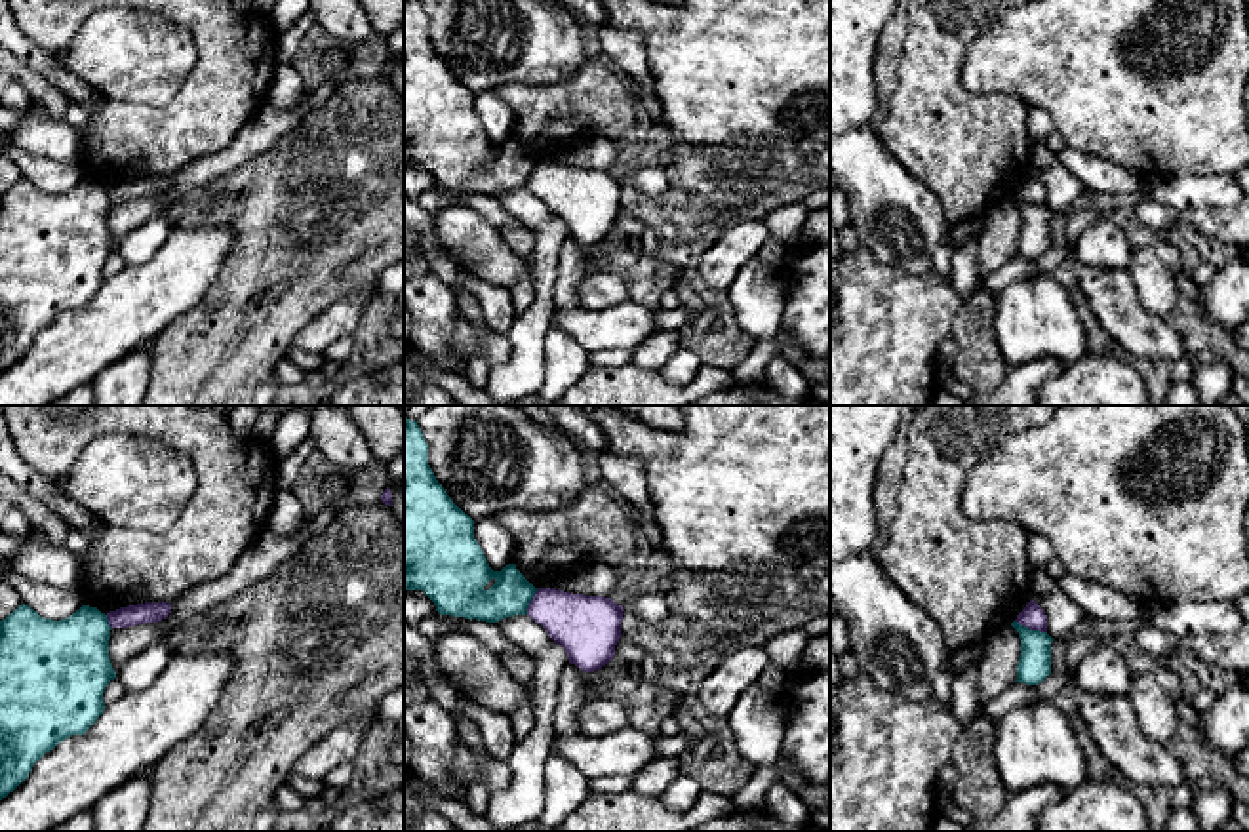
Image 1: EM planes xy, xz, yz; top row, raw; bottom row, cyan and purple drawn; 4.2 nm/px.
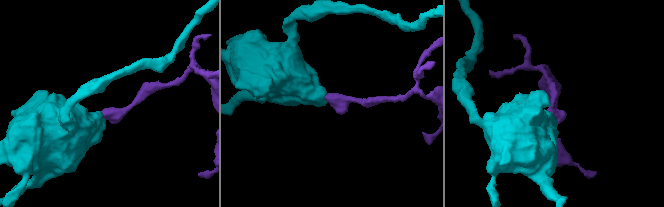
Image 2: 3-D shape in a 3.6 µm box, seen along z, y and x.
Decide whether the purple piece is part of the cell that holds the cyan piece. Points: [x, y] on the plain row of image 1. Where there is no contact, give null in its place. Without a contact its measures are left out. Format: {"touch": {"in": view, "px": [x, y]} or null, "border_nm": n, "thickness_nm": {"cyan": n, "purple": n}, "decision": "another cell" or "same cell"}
{"touch": {"in": "yz", "px": [1029, 202]}, "border_nm": 150, "thickness_nm": {"cyan": 140, "purple": 100}, "decision": "another cell"}

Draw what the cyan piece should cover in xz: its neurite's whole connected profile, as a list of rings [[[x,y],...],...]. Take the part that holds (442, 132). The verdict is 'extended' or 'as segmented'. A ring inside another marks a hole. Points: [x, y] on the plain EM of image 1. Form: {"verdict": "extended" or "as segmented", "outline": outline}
{"verdict": "as segmented", "outline": [[[404,0],[404,166],[423,164],[440,188],[497,196],[527,188],[537,162],[508,137],[493,145],[474,112],[474,93],[438,57],[419,0]]]}

